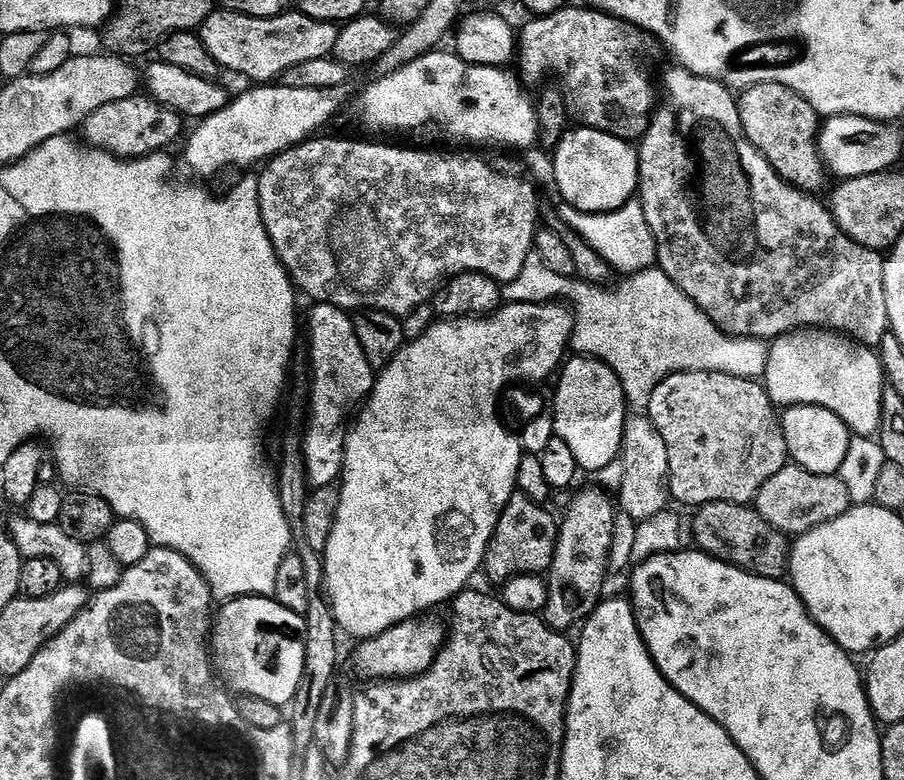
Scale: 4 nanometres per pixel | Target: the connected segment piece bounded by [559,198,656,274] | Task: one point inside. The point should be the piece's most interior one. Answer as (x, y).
(623, 238)

